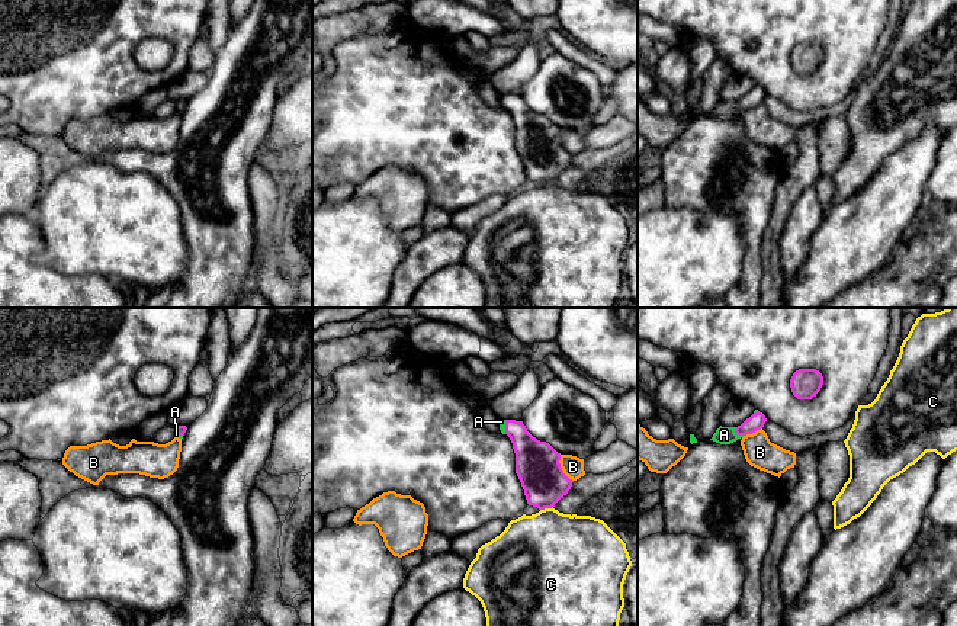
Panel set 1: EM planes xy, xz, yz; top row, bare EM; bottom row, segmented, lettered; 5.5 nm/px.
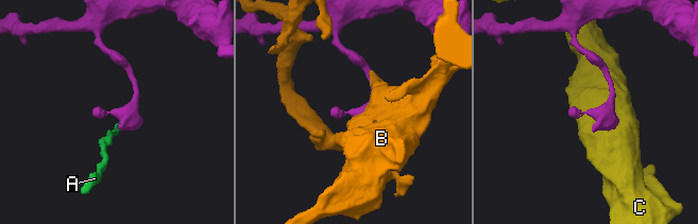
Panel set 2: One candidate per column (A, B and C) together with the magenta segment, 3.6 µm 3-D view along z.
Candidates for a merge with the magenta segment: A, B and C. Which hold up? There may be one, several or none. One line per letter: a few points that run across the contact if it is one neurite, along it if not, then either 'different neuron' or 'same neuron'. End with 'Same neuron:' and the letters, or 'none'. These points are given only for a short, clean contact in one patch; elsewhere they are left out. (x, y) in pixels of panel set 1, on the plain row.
A: line yz (755, 96), (736, 108), (723, 109); same neuron
B: different neuron
C: line xz (552, 180), (540, 185); different neuron
Same neuron: A

